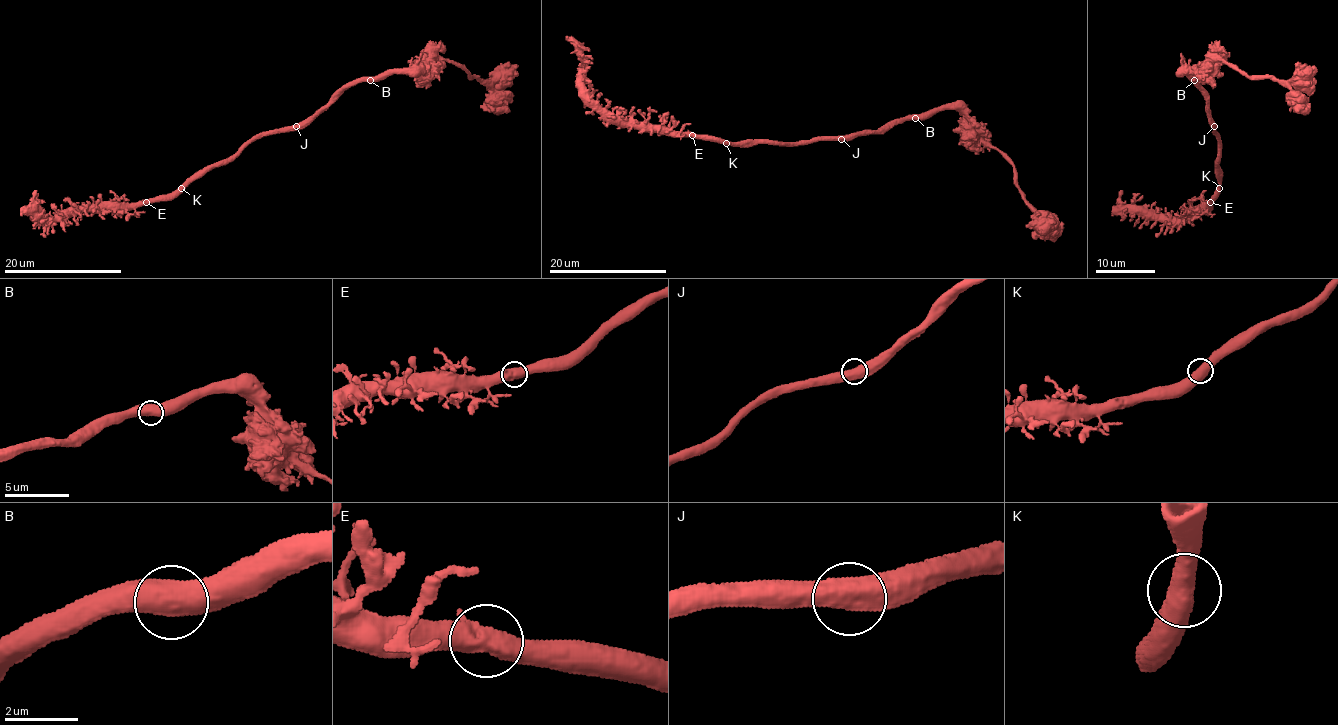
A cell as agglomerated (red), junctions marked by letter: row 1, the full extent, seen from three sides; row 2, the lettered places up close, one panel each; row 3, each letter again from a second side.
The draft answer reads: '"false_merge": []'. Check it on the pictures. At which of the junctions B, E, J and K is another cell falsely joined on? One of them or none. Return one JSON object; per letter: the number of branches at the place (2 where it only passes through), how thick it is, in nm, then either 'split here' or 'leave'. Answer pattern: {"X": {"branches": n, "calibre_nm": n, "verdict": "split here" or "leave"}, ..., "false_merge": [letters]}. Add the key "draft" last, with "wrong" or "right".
{"B": {"branches": 2, "calibre_nm": 650, "verdict": "leave"}, "E": {"branches": 2, "calibre_nm": 650, "verdict": "leave"}, "J": {"branches": 2, "calibre_nm": 650, "verdict": "leave"}, "K": {"branches": 2, "calibre_nm": 600, "verdict": "leave"}, "false_merge": [], "draft": "right"}

